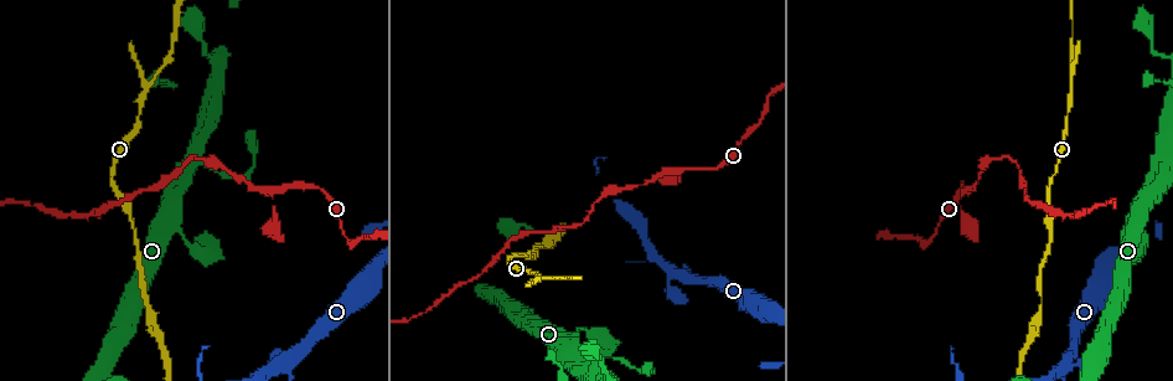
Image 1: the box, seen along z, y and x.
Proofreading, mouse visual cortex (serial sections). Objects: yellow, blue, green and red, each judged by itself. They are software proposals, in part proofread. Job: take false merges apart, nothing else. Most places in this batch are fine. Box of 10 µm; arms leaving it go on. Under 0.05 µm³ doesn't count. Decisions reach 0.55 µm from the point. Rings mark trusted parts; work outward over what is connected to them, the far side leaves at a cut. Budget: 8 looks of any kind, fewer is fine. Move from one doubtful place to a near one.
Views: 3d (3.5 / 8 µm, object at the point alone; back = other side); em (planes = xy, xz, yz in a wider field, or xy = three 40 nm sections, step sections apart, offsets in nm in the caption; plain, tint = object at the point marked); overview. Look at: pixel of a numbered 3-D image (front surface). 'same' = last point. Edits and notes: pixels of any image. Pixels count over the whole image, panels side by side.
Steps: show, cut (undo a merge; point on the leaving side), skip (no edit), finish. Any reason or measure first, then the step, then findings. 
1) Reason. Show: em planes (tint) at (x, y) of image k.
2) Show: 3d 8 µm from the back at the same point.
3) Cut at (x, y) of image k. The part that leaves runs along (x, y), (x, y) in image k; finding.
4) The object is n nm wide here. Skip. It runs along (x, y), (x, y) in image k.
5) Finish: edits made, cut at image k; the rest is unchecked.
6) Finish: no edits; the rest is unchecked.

A fork. Show: 3d 8 µm at (669, 170) of image 1.

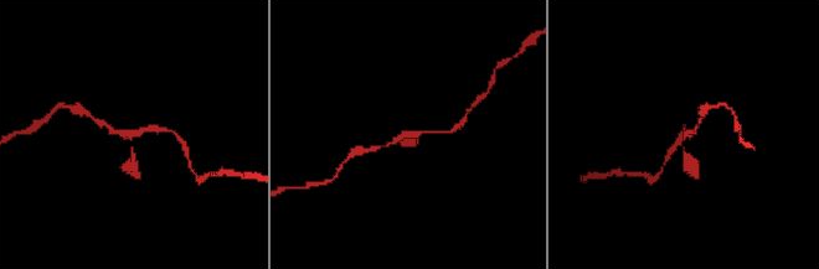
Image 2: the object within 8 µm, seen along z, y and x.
Closer look. Show: 3d 3.5 µm at the same point.

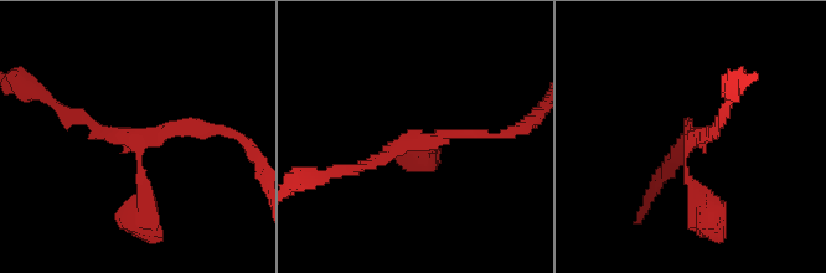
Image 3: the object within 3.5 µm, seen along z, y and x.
3 arms meet here; the arms are 150, 150, 200 nm wide. Show: em xy step 1 (tint) at (142, 135) of image 3.

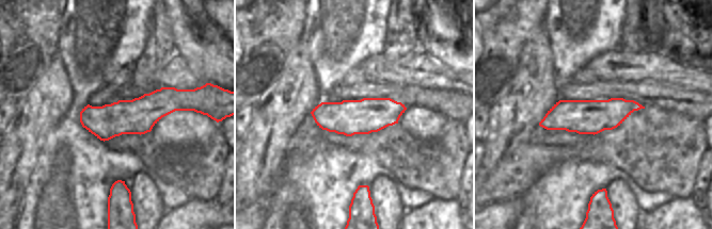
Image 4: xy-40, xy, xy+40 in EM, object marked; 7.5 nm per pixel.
Skip. It runs along (186, 107), (82, 119) in image 4; one cell here.

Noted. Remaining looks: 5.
Abrupt turn. Show: 3d 3.5 µm at (1159, 159) of image 1.

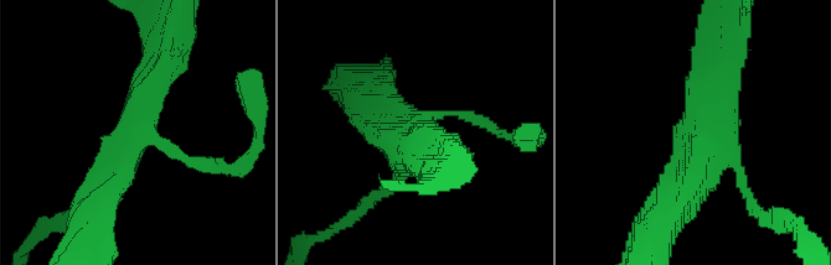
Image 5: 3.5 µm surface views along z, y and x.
Shape alone is not enough. Show: em xy step 2 (tint) at (415, 126) of image 5.

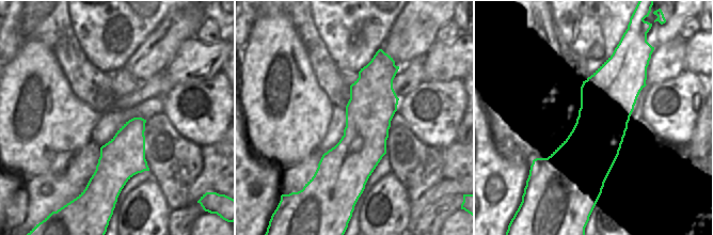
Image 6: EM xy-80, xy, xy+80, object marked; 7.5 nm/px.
Cut it another way. Show: em xy step 5 (tint) at the same point.

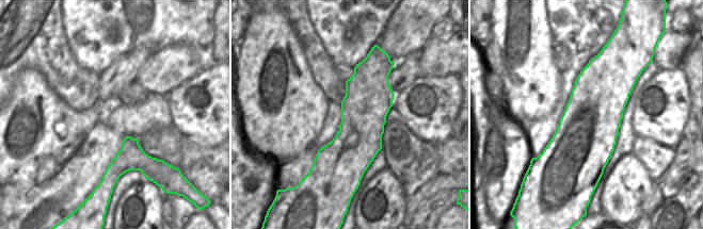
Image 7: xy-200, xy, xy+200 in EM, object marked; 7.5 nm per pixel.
The object is 360 nm wide here. Skip. It runs along (93, 207), (132, 138), (155, 69) in image 5; continuous, no second cell.

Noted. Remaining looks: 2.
A narrow waist. Show: 3d 3.5 µm at (555, 277) of image 1.

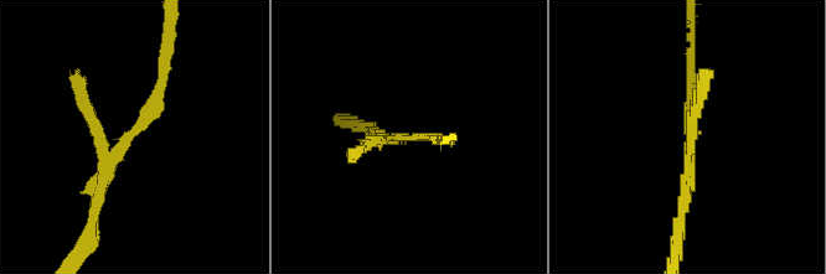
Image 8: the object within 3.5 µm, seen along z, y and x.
Show: em xy step 1 (tint) at (416, 138) of image 8.

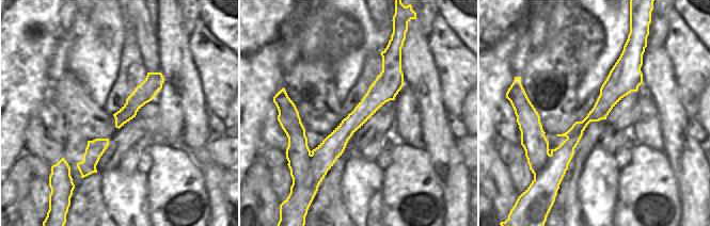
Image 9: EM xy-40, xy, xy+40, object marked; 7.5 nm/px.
The arms are 150, 200 nm wide. Cut at (144, 119) of image 8. The part that leaves runs along (114, 156), (156, 107), (164, 46) in image 8; two cells meet here.

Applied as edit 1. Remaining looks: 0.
Finish: edits made, cut at image 8; the rest is unchecked.

